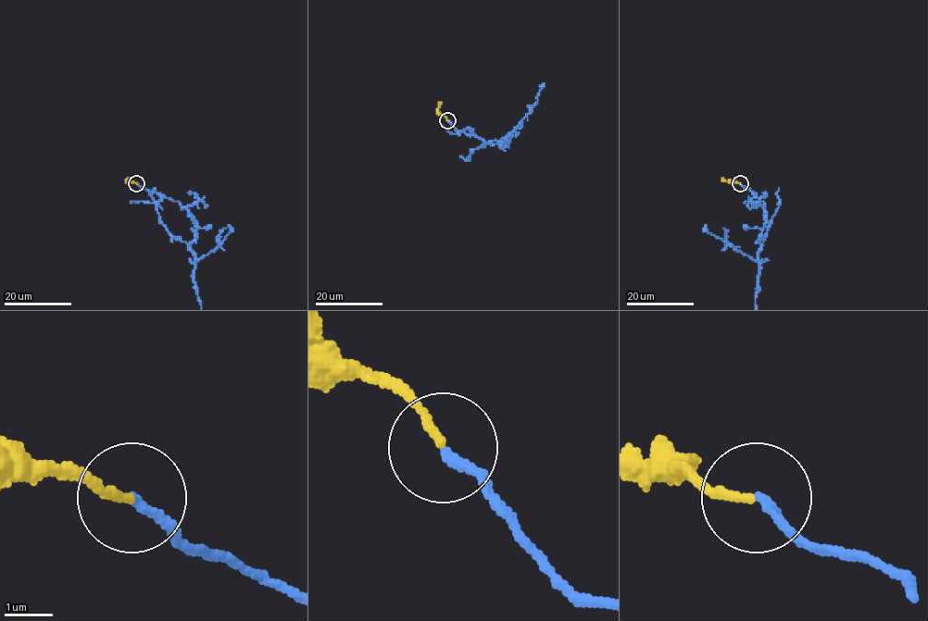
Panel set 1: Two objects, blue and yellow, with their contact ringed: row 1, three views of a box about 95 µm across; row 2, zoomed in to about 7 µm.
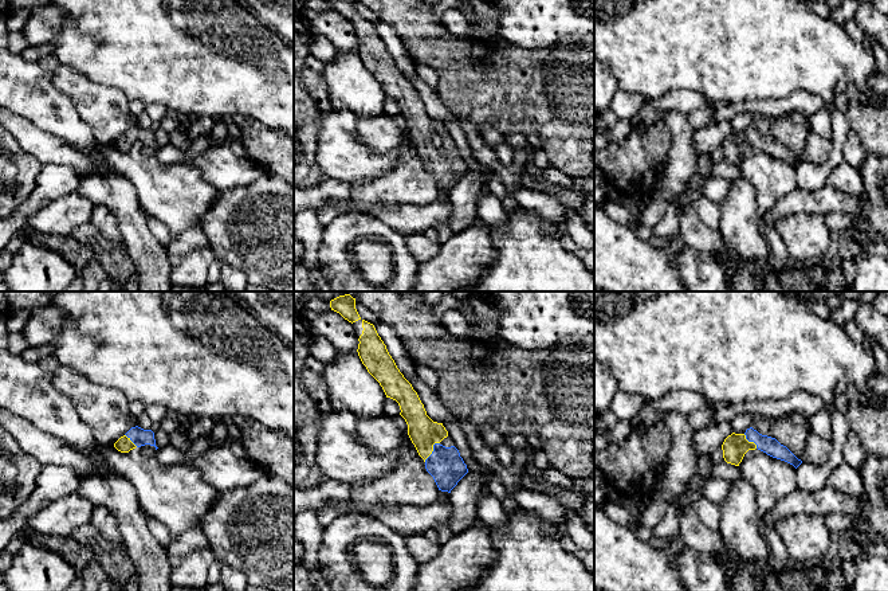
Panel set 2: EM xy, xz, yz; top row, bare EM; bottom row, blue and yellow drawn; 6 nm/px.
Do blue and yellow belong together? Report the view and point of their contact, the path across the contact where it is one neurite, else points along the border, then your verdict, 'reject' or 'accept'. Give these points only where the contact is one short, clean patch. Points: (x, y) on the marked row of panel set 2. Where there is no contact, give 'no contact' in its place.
meets blue in xz at (433, 450); runs through xz (446, 465), (433, 450), (427, 443), (424, 433); accept

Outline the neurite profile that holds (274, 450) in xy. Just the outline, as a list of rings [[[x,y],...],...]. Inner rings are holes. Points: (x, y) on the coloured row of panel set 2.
[[[233,418],[232,423],[240,430],[245,457],[259,462],[264,471],[294,486],[294,442],[282,431],[254,419]]]

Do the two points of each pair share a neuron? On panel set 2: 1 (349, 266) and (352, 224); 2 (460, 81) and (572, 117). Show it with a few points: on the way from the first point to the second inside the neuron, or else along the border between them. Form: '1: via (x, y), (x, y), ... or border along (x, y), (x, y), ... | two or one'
1: via (349, 255), (349, 235) | one
2: via (488, 83), (507, 87), (543, 89) | one

